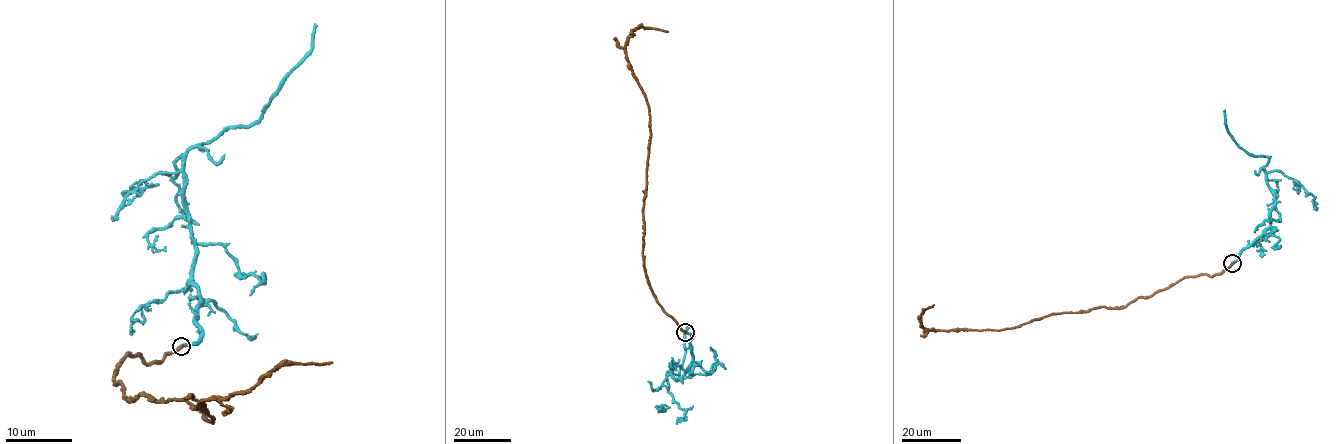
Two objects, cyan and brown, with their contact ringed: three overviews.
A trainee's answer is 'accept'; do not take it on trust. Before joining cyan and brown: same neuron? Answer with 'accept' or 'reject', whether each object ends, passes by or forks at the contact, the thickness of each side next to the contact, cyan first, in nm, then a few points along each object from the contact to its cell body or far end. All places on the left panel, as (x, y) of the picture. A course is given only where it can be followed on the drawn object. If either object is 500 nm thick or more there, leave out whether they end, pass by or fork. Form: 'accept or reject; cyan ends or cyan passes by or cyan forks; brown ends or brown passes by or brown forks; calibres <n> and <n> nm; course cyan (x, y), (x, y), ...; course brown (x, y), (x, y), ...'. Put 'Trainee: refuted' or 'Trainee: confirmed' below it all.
accept; cyan ends; brown ends; calibres 360 and 420 nm; course cyan (181, 346), (199, 337), (186, 152), (259, 119), (311, 49), (315, 23); course brown (181, 346), (148, 364), (129, 352), (113, 382), (128, 401), (183, 397), (212, 422), (204, 400), (332, 361)
Trainee: confirmed

